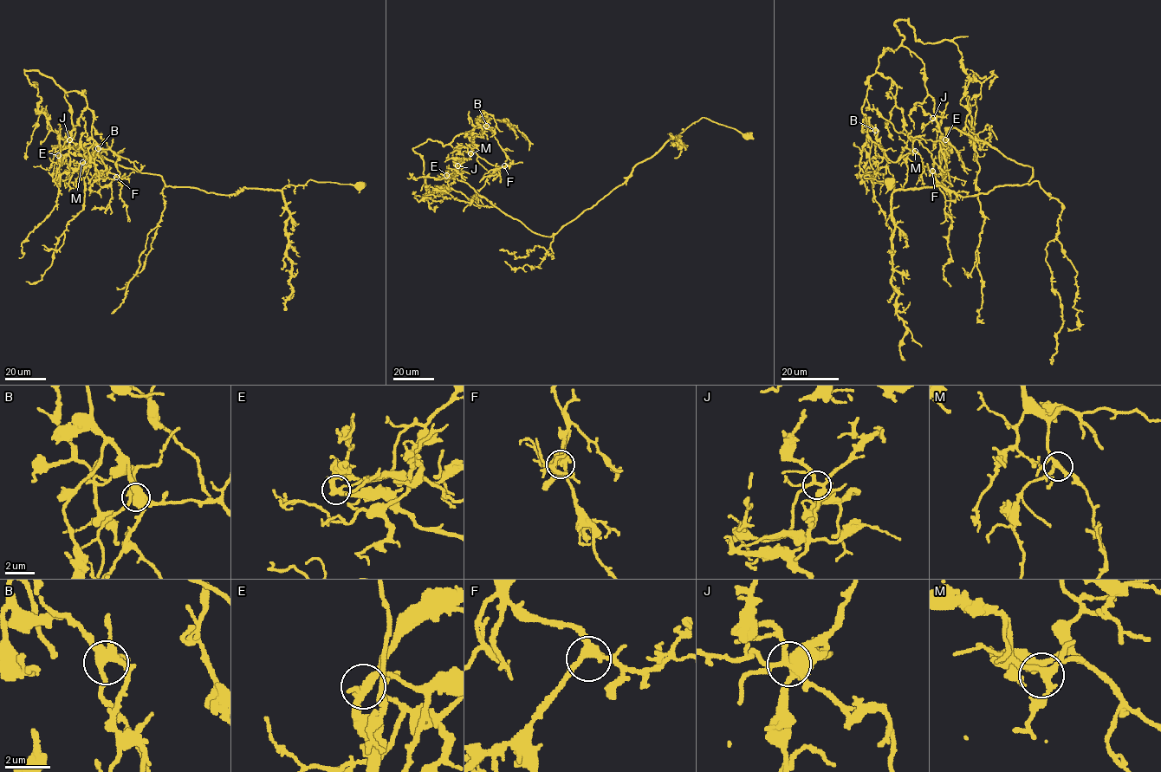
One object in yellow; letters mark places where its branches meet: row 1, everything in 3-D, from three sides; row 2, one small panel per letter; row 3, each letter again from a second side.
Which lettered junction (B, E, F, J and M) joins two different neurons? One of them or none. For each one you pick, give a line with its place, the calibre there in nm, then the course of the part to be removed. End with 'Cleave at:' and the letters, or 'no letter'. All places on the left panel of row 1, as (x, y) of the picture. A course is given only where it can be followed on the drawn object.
E: at (58, 155); 300 nm thick; foreign part runs (58, 155), (68, 152), (75, 132), (66, 91), (27, 70), (39, 111), (63, 143), (84, 156), (106, 155)
Cleave at: E

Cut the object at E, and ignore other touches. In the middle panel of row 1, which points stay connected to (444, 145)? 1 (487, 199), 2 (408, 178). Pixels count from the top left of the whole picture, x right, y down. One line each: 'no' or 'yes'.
1: no
2: no

